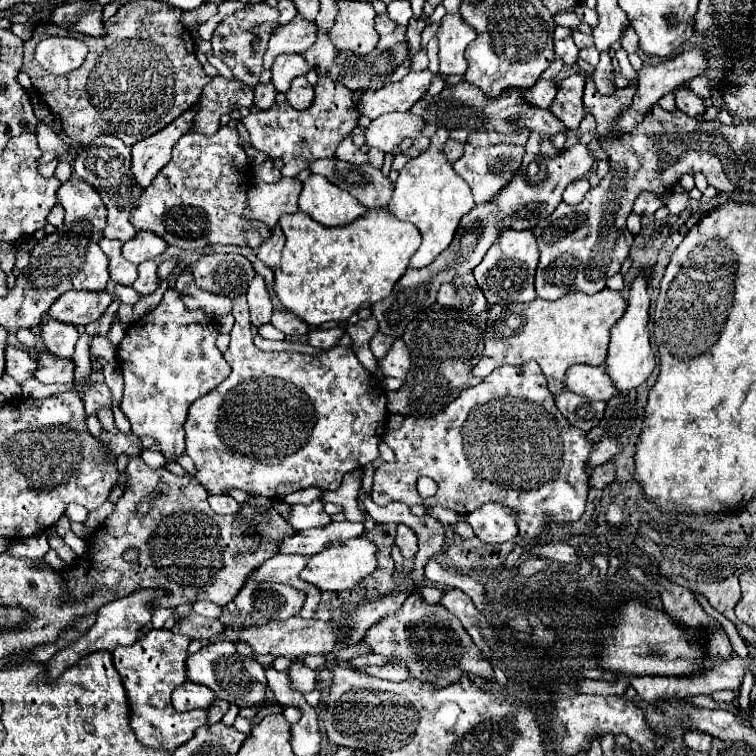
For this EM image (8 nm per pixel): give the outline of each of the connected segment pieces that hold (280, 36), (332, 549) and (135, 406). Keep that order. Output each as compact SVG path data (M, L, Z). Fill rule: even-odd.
M295 15L289 25L277 27L275 33L271 35L263 57L263 69L269 69L275 57L281 53L303 53L313 45L315 35L317 35L317 25Z
M355 537L341 543L329 543L327 549L309 557L305 569L301 571L301 579L315 585L319 591L345 591L359 583L361 579L365 579L367 575L371 575L375 567L377 567L377 547L363 537Z
M167 289L161 303L141 319L133 321L117 349L119 371L125 381L121 409L127 415L135 435L151 435L165 457L173 463L185 453L183 423L191 403L231 373L223 353L215 347L219 331L213 317L201 309L187 309L173 289Z

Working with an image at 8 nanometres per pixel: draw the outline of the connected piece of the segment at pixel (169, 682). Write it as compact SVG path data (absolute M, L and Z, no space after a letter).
M151 629L147 635L137 639L129 647L117 647L113 651L113 665L121 675L123 687L127 691L127 699L131 705L129 725L145 747L161 749L173 753L179 745L189 741L195 729L207 725L207 711L193 709L189 713L177 713L171 705L171 693L175 687L187 681L185 677L185 661L189 637L175 635L169 629Z

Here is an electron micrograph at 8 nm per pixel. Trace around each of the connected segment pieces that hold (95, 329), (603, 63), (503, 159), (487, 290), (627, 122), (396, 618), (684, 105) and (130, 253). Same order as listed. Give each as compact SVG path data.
M115 297L115 299L111 301L111 305L105 309L105 313L103 313L97 321L89 323L89 325L85 327L85 331L87 331L89 335L107 335L107 333L109 333L109 327L111 327L111 321L113 321L113 317L117 315L117 307L119 307L119 299Z
M608 51L600 54L599 63L593 73L593 80L597 90L602 95L611 95L616 90L614 82L611 80L613 72L612 59Z
M467 143L461 161L457 161L453 165L453 169L471 187L475 203L485 203L485 201L493 199L511 181L513 173L519 171L523 153L525 153L525 147L519 147L519 145L501 143L501 145L491 145L491 147L473 147Z
M505 229L501 233L499 241L487 251L485 259L473 269L473 275L475 275L479 289L485 293L485 299L489 305L525 303L525 301L533 301L537 297L535 287L533 287L537 263L539 263L539 251L537 251L537 243L535 243L533 233Z
M689 49L689 51L681 53L681 55L677 55L675 59L661 61L659 65L653 65L653 67L643 67L643 69L637 73L637 83L639 83L639 85L637 85L637 91L635 91L635 97L633 97L633 105L619 117L619 121L615 123L615 127L617 127L619 131L621 131L621 129L625 129L625 131L633 129L633 127L637 125L637 121L643 119L645 111L647 111L653 103L657 103L665 93L671 93L673 89L677 89L677 87L683 85L685 81L689 81L689 79L693 79L693 77L697 77L697 75L703 75L707 67L709 67L709 63L707 63L707 59L703 57L703 51L701 51L701 49Z
M411 595L397 613L391 613L371 625L361 641L371 647L371 653L389 657L393 665L403 663L411 679L419 679L433 687L451 685L461 677L495 681L493 665L481 655L461 621L443 605L429 605L417 595Z
M679 89L679 91L675 91L675 99L677 99L677 109L683 111L685 115L689 115L689 117L697 117L697 115L705 113L701 97L697 97L691 91L687 93L685 89Z
M139 231L131 241L123 245L123 257L135 265L149 261L161 255L167 249L167 243L151 231Z

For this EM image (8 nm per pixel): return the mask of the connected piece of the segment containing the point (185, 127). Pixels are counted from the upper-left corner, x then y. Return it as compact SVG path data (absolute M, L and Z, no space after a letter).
M193 109L185 111L181 117L177 117L177 121L169 123L165 129L143 141L137 141L131 147L131 161L133 161L131 169L137 185L145 189L149 181L165 167L165 163L171 159L171 149L175 141L181 135L189 133L189 127L193 125L193 115L195 115Z

